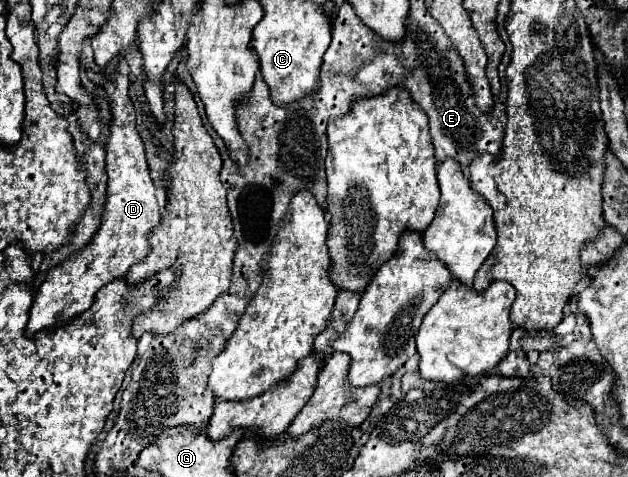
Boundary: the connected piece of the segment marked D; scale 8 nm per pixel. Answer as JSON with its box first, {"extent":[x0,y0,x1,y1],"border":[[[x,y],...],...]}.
{"extent":[28,59,160,335],"border":[[[122,59],[116,67],[114,75],[102,75],[92,69],[86,69],[86,77],[100,85],[106,91],[110,101],[110,133],[106,139],[106,173],[108,173],[108,189],[106,189],[106,205],[102,211],[102,223],[94,233],[92,241],[78,253],[70,255],[66,261],[48,271],[46,281],[38,289],[38,295],[30,309],[28,335],[52,327],[56,321],[72,321],[94,303],[94,295],[100,287],[110,283],[116,277],[124,277],[134,263],[140,263],[148,251],[148,233],[160,223],[160,209],[156,201],[156,187],[148,173],[148,163],[144,157],[144,143],[136,131],[136,115],[132,101],[128,97],[128,63]]]}

